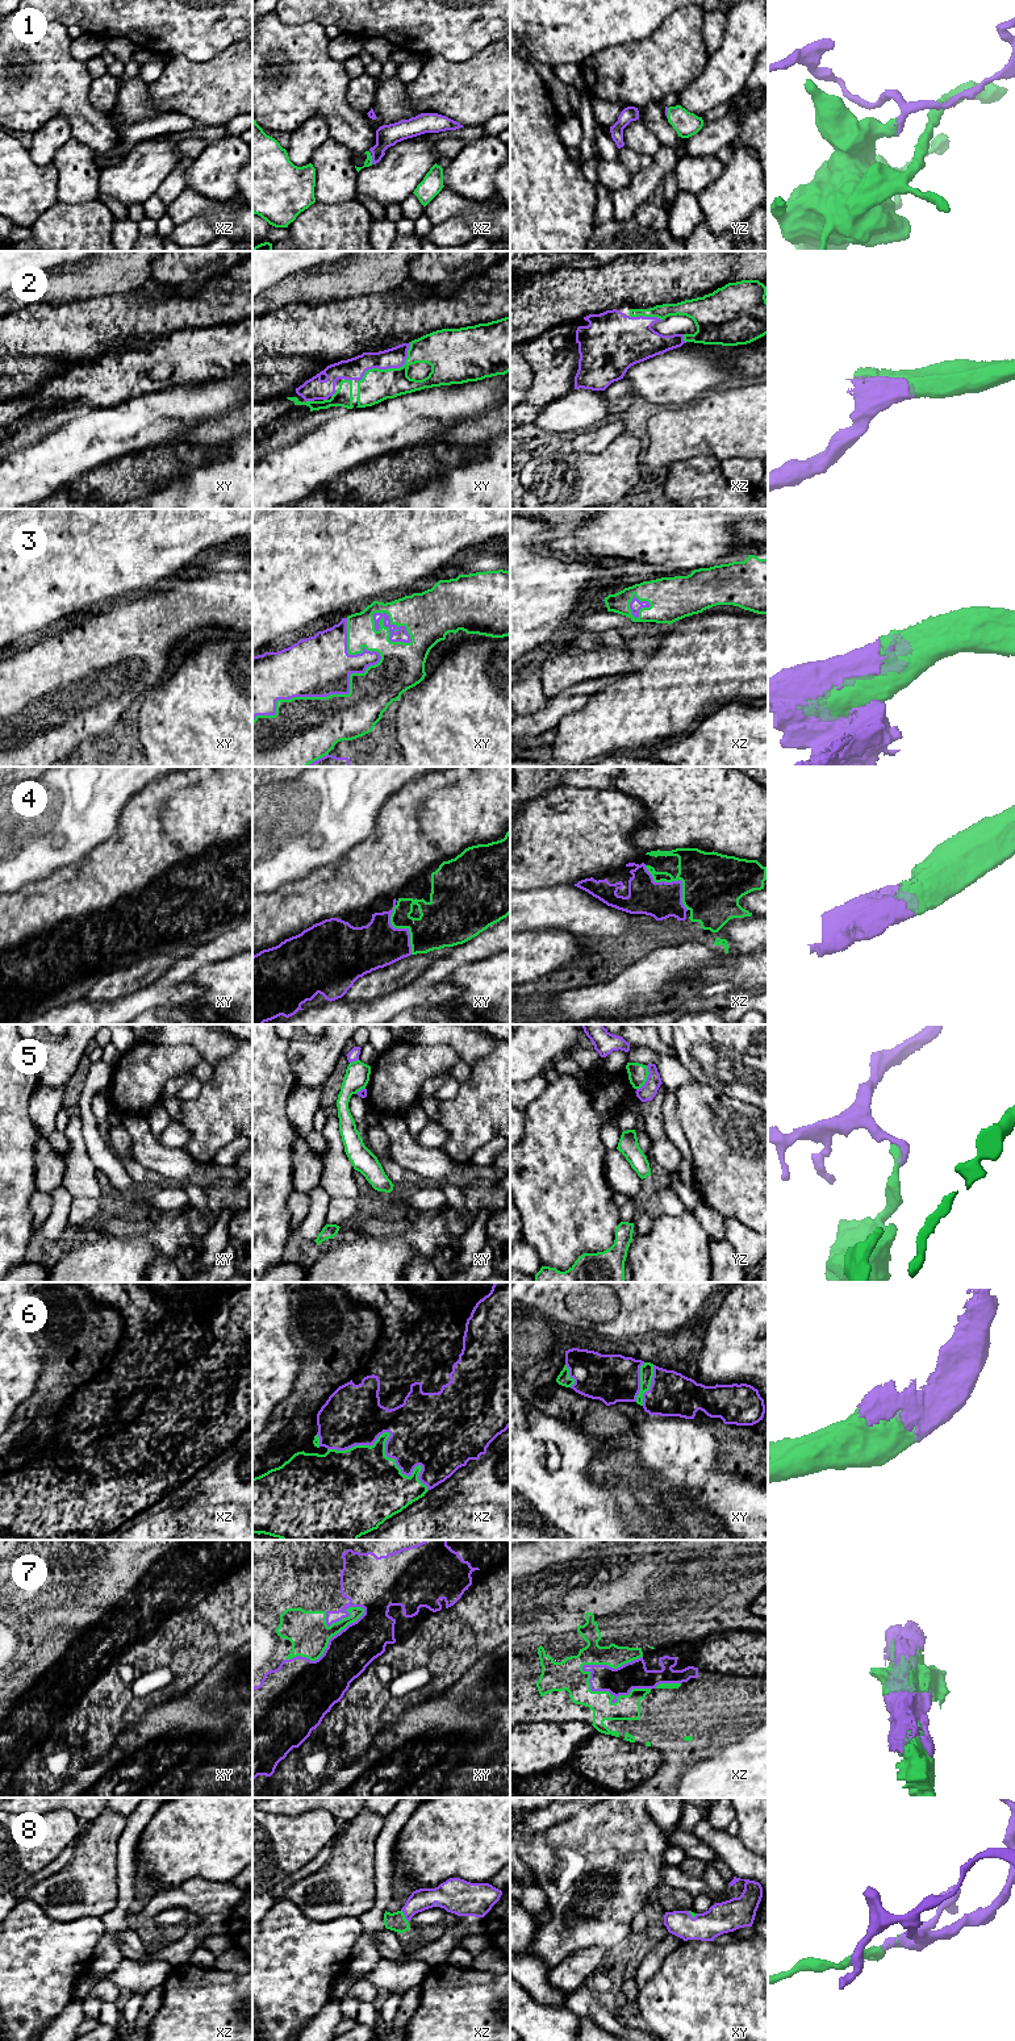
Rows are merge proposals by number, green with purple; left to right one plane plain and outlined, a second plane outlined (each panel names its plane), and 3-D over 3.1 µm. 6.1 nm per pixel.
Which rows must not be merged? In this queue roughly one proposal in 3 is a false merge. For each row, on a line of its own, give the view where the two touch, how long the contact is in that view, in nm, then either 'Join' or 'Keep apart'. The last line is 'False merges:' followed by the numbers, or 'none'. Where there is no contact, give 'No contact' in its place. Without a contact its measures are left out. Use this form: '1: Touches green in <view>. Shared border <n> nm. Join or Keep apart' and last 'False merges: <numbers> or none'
1: Touches green in xz. Shared border 60 nm. Join
2: Touches green in xy. Shared border 400 nm. Join
3: Touches green in xy. Shared border 900 nm. Join
4: Touches green in xz. Shared border 380 nm. Join
5: Touches green in yz. Shared border 170 nm. Keep apart
6: Touches green in xz. Shared border 650 nm. Join
7: Touches green in xz. Shared border 460 nm. Keep apart
8: Touches green in xz. Shared border 90 nm. Join
False merges: 5, 7

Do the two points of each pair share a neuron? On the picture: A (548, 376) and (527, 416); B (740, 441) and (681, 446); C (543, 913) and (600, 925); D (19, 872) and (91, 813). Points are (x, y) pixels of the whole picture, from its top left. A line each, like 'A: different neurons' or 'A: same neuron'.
A: same neuron
B: same neuron
C: same neuron
D: same neuron

